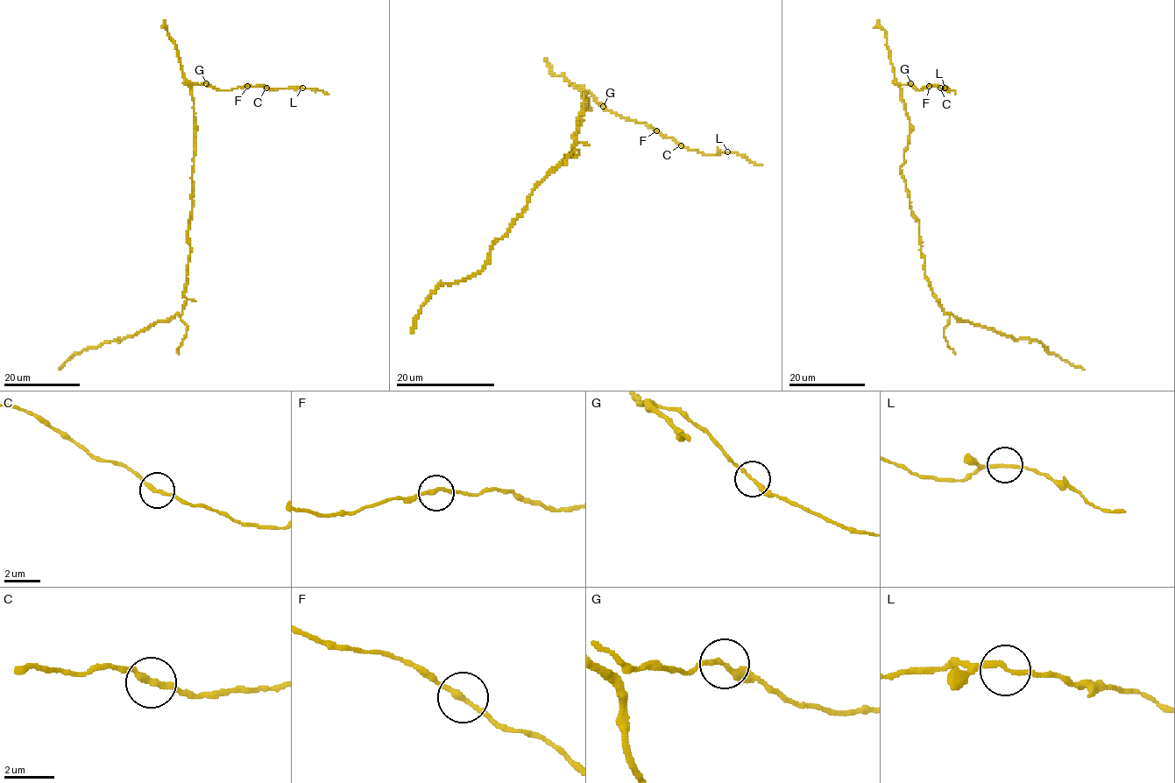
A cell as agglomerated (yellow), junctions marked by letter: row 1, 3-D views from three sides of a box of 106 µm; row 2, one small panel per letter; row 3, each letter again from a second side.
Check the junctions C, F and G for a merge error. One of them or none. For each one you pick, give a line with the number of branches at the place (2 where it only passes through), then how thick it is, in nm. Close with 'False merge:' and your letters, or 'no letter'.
False merge: no letter

